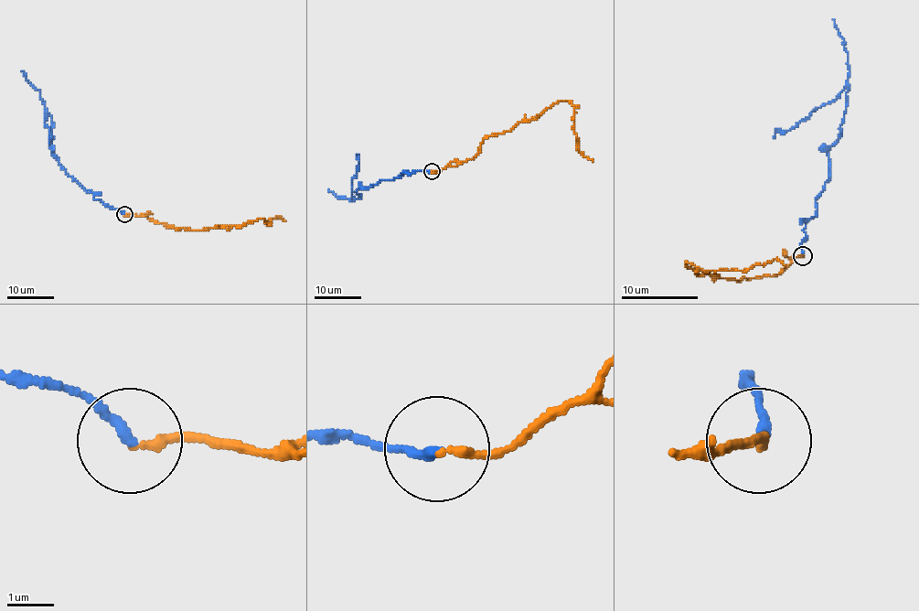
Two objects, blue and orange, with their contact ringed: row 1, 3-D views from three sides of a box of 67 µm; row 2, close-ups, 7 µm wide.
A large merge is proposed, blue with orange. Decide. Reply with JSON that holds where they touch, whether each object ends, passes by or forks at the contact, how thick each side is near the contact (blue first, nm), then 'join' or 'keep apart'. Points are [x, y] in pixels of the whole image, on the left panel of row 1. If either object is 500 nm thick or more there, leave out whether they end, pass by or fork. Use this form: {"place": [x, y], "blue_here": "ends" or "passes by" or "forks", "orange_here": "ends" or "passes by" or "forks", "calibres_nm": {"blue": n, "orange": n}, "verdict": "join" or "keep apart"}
{"place": [124, 214], "blue_here": "ends", "orange_here": "ends", "calibres_nm": {"blue": 220, "orange": 180}, "verdict": "join"}

